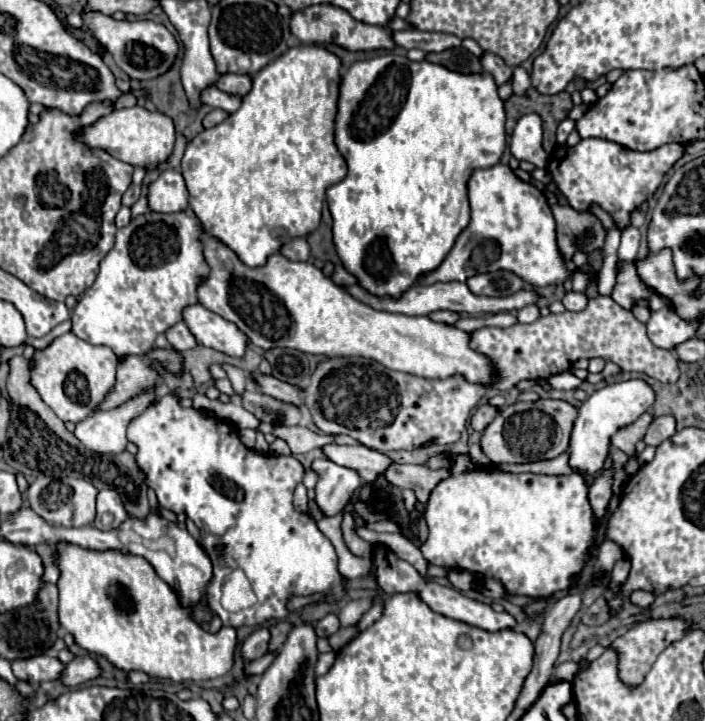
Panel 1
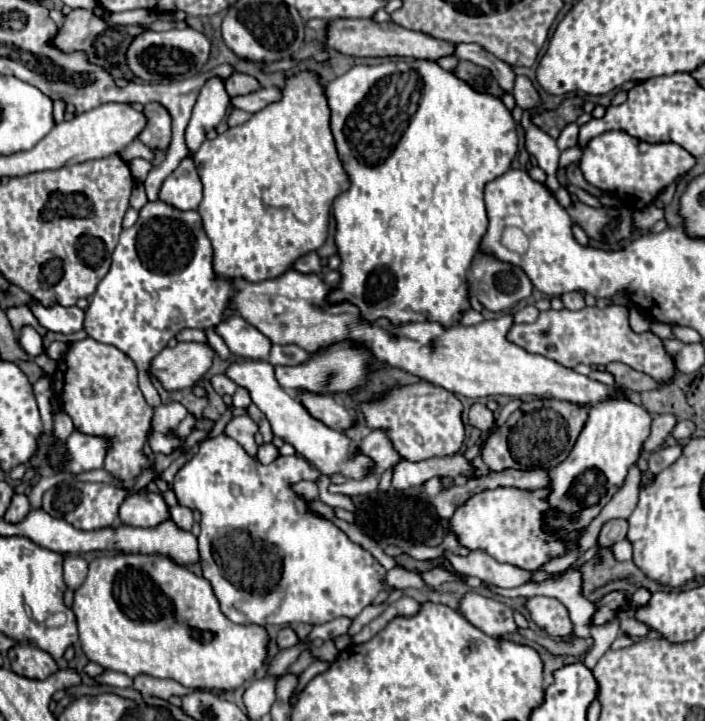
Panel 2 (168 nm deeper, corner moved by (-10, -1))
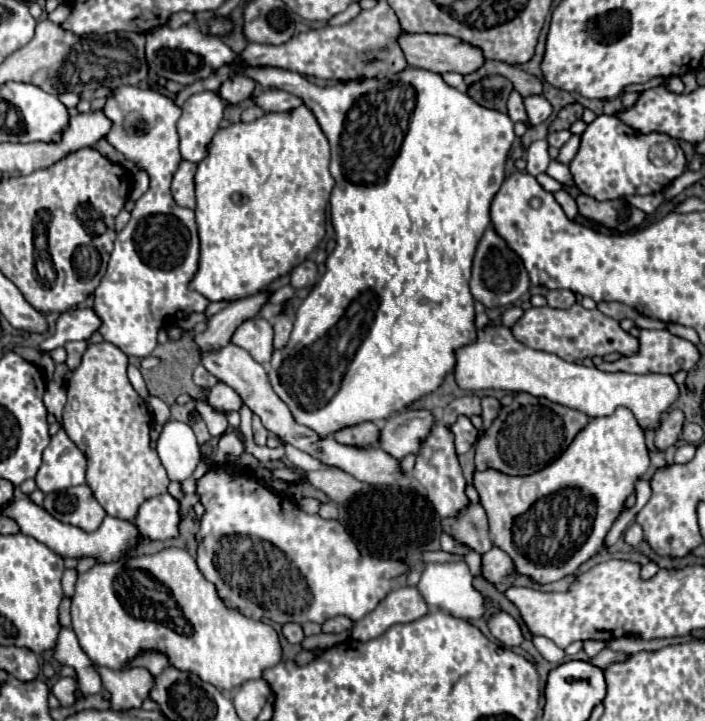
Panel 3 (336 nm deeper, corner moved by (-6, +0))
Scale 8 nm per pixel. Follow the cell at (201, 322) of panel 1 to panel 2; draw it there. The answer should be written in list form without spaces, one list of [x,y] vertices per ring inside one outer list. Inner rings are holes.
[[[239,314],[225,318],[215,326],[215,332],[225,340],[235,356],[251,360],[267,360],[269,356],[271,342],[255,326],[247,324]]]

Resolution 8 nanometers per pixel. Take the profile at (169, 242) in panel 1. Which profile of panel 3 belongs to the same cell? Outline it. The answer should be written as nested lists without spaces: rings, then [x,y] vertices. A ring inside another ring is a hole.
[[[133,85],[119,87],[111,93],[103,107],[105,117],[113,123],[111,133],[107,133],[107,141],[127,159],[137,163],[139,169],[147,171],[149,175],[149,189],[135,201],[135,209],[131,211],[131,219],[127,227],[117,233],[115,247],[111,253],[111,261],[107,267],[101,285],[95,289],[95,311],[101,317],[103,325],[99,333],[105,341],[117,345],[125,355],[147,357],[157,345],[157,331],[171,323],[179,323],[181,319],[189,317],[191,313],[203,313],[209,301],[189,289],[189,281],[197,271],[199,265],[199,237],[195,225],[195,213],[191,209],[179,207],[169,191],[173,173],[177,171],[179,163],[183,161],[179,155],[179,135],[177,135],[177,119],[181,107],[175,105],[171,97],[165,97],[151,89],[139,89]]]

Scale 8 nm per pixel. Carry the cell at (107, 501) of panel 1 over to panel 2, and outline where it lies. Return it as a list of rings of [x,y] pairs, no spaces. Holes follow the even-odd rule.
[[[131,494],[119,506],[119,520],[127,526],[151,528],[169,518],[161,494]]]

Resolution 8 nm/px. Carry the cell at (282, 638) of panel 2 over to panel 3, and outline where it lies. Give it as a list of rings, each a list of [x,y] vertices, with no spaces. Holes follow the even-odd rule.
[[[287,623],[283,625],[283,635],[287,637],[289,643],[301,643],[303,641],[303,627],[299,623]]]

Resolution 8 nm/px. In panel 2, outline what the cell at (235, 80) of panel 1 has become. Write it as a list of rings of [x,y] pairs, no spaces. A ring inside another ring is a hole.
[[[231,74],[231,78],[225,80],[225,88],[227,88],[227,94],[229,96],[241,96],[241,94],[251,94],[255,90],[259,90],[259,82],[257,78],[249,76],[249,74]]]

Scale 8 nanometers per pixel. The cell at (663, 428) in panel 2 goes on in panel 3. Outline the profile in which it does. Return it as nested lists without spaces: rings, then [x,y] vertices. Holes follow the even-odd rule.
[[[671,409],[671,413],[667,413],[667,415],[669,417],[665,417],[659,423],[659,427],[655,429],[655,445],[661,451],[665,451],[677,443],[681,429],[683,429],[683,423],[685,423],[685,415],[681,409]]]

